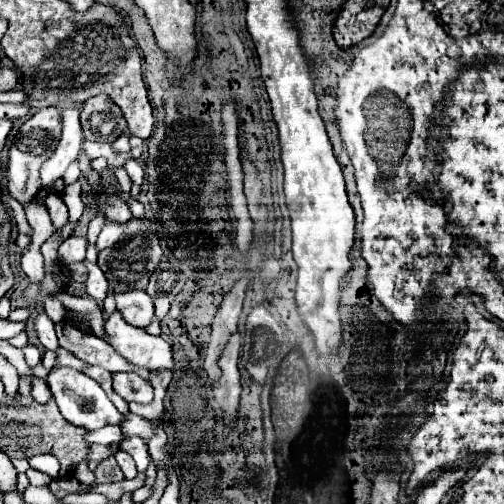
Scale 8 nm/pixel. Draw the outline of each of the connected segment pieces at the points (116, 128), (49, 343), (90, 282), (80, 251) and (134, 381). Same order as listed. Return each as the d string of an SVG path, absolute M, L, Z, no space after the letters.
M103 93L83 103L81 127L87 141L105 141L105 143L115 141L119 135L127 131L127 123L121 109Z
M45 313L37 315L37 319L35 319L35 331L37 331L37 337L39 337L39 341L41 341L41 345L45 349L55 351L59 347L57 335L55 335L55 323Z
M85 261L85 267L87 267L87 293L97 299L97 301L103 301L107 297L107 279L103 275L103 271L99 269L97 263L91 263L91 261Z
M71 235L59 245L59 257L61 261L65 261L65 265L85 261L85 251L87 251L87 237Z
M113 373L113 389L127 403L151 403L153 385L139 377L137 373Z

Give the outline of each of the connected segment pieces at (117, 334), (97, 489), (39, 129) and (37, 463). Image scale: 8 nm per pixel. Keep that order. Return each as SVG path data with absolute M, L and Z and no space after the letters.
M115 311L107 319L105 331L109 343L115 345L117 353L127 361L145 369L159 369L159 367L173 369L171 345L161 337L145 333L145 329L129 325L119 311Z
M138 473L135 479L131 481L117 481L117 483L101 483L101 485L93 485L91 489L87 491L77 491L77 493L101 493L105 495L107 499L119 499L123 497L123 493L129 493L129 491L135 491L139 489L145 483L145 474Z
M45 107L39 109L31 119L27 119L19 133L13 139L13 145L9 149L9 161L7 161L7 191L13 195L19 203L31 201L39 189L39 167L53 155L53 149L57 147L57 141L61 137L61 115L57 113L55 107Z
M45 453L31 457L31 459L29 459L29 465L31 465L33 469L37 469L37 471L47 473L47 475L53 477L53 479L57 479L57 475L59 475L61 469L57 458L51 454Z

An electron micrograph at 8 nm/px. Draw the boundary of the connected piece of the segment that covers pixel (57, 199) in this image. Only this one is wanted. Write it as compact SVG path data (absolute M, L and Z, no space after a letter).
M51 191L51 193L43 199L43 203L47 205L47 211L49 211L49 217L51 217L55 229L63 229L65 223L67 223L67 205L63 203L61 195L55 193L55 191Z

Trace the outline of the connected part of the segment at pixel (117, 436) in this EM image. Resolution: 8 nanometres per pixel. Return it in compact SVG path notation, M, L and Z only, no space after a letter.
M107 425L99 430L89 433L89 443L102 443L103 445L111 445L119 443L123 439L120 427Z

